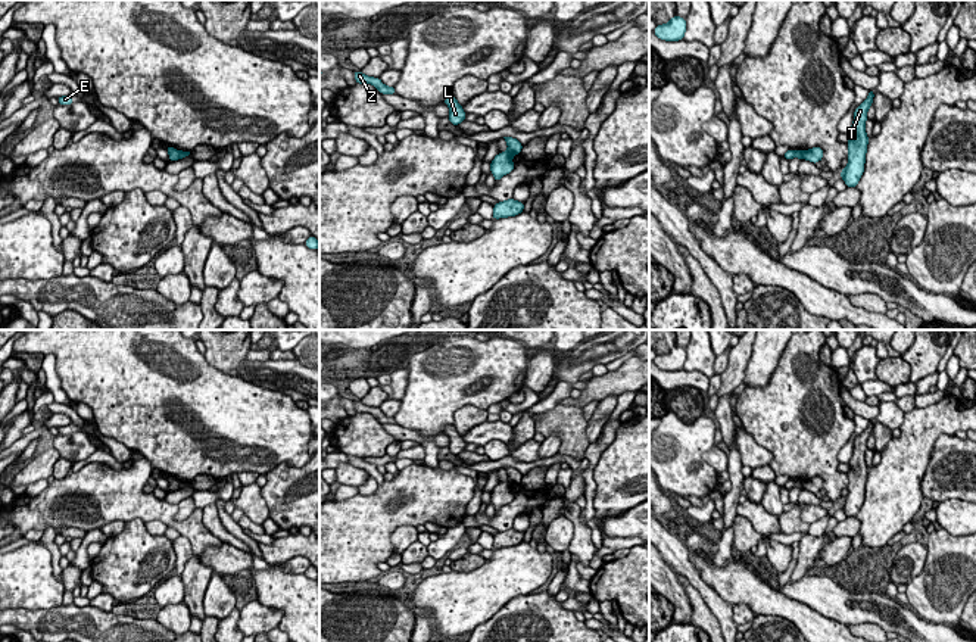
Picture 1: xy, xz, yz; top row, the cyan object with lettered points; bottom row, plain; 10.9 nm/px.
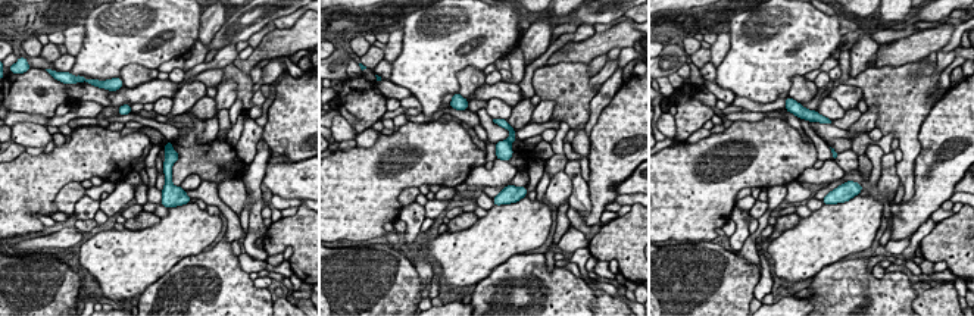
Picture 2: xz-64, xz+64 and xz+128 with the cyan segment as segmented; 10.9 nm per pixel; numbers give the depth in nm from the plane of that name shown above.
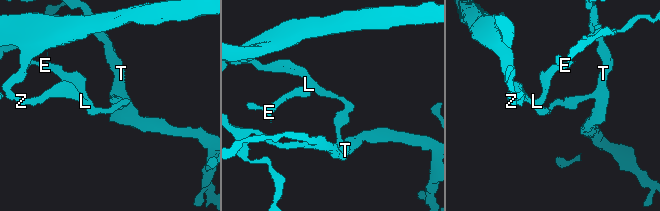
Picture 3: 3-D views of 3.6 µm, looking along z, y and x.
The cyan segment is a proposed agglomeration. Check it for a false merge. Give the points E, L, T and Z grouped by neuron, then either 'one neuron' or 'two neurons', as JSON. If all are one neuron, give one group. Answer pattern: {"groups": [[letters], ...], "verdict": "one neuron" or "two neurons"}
{"groups": [["E", "L", "Z"], ["T"]], "verdict": "two neurons"}

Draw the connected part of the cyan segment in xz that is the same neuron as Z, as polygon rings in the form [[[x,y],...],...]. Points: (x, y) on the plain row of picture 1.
[[[353,401],[353,406],[358,414],[362,412],[372,414],[381,424],[396,424],[395,417],[384,415],[380,408],[367,406],[361,401],[359,402]]]

